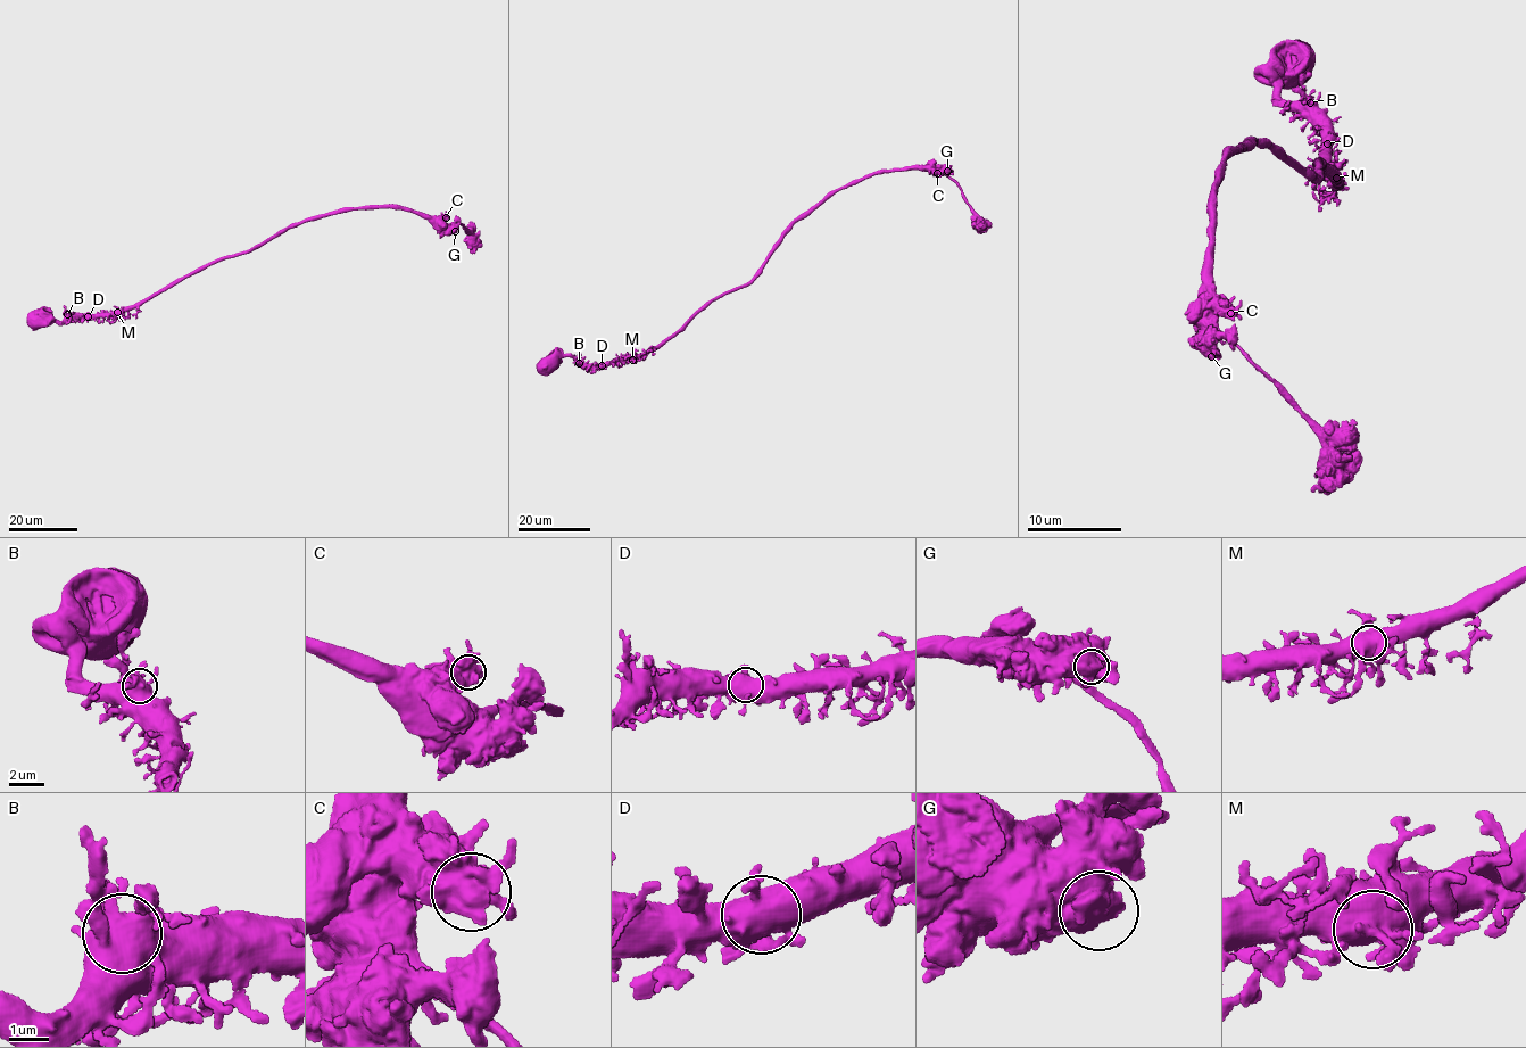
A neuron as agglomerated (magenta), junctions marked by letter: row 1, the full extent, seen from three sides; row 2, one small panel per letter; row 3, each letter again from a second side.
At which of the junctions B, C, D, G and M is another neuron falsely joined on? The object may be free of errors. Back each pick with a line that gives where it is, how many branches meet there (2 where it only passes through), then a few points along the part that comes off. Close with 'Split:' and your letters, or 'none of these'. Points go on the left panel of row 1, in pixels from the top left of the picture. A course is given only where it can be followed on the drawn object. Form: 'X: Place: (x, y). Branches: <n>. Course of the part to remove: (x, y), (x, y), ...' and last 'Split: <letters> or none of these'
Split: none of these

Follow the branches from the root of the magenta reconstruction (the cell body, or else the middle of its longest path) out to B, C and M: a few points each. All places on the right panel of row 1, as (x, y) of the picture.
B: (1295, 63), (1302, 75), (1294, 81), (1280, 81), (1282, 98), (1310, 102)
C: (1295, 63), (1282, 99), (1321, 129), (1341, 186), (1251, 142), (1221, 159), (1210, 262), (1230, 313)
M: (1295, 63), (1302, 75), (1280, 81), (1279, 93), (1321, 129), (1336, 178)

